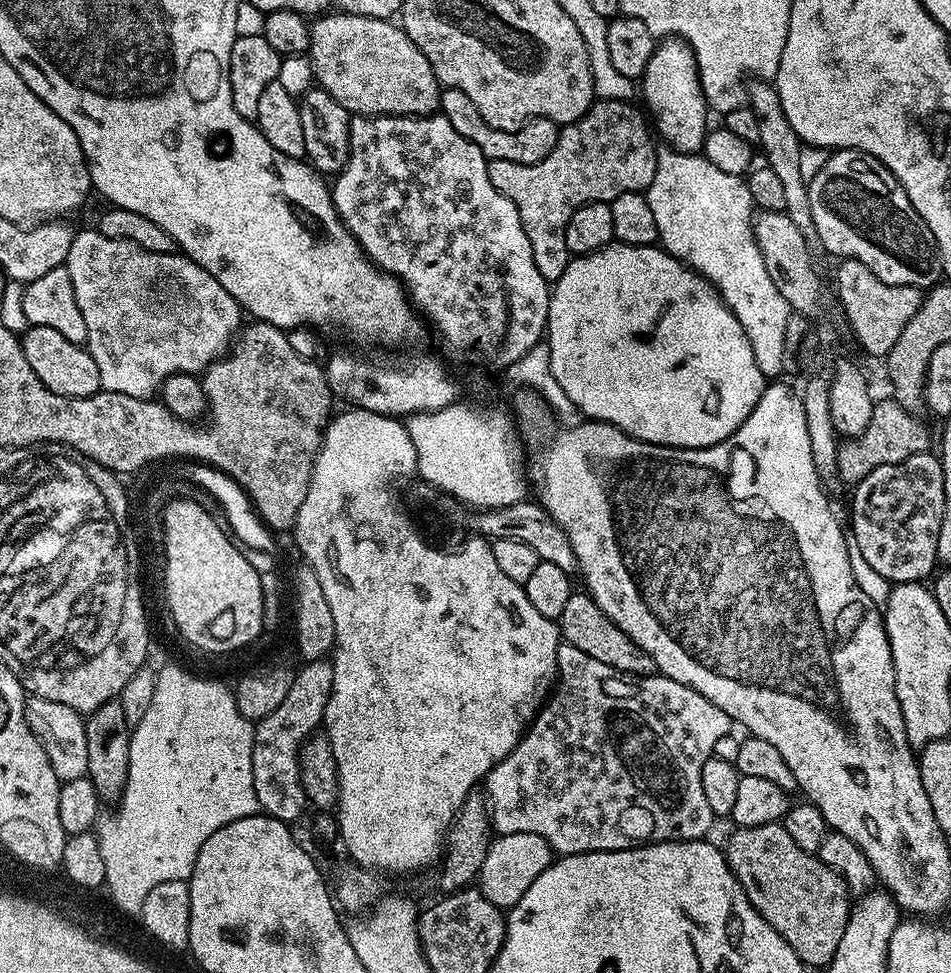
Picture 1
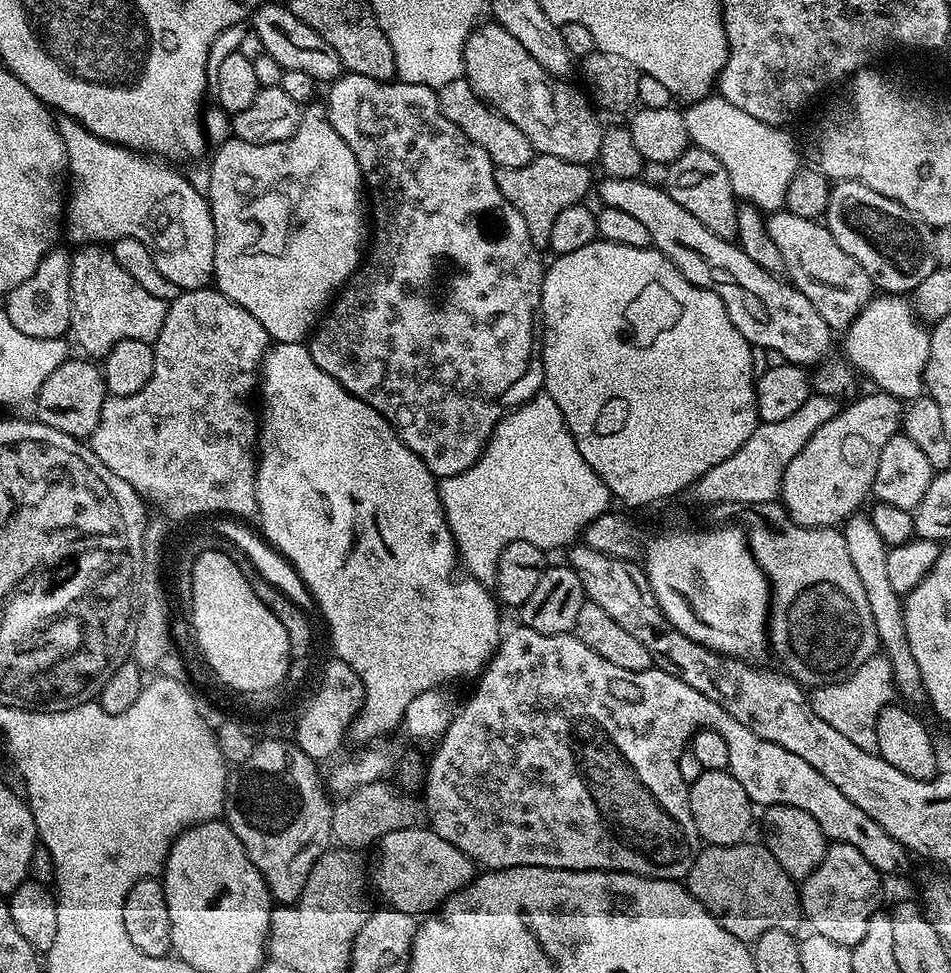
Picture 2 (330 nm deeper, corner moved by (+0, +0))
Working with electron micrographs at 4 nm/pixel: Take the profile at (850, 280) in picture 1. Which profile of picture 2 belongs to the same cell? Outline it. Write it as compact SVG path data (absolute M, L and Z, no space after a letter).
M787 210L771 213L766 223L770 238L774 238L774 246L778 246L782 253L782 262L790 283L799 292L806 294L806 298L810 298L814 310L822 314L822 322L826 322L828 328L847 330L856 321L861 310L874 299L874 285L870 274L866 274L866 270L862 270L862 266L858 266L858 262L854 262L854 258L850 258L850 254L846 254L846 250L842 250L838 242L834 242L834 234L830 234L830 230L823 223L798 218L798 214Z

